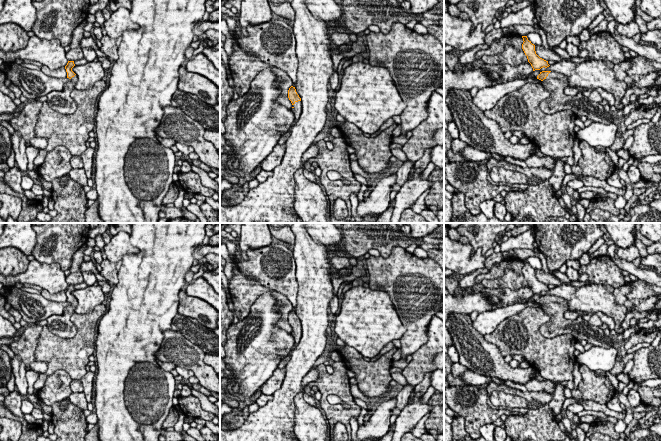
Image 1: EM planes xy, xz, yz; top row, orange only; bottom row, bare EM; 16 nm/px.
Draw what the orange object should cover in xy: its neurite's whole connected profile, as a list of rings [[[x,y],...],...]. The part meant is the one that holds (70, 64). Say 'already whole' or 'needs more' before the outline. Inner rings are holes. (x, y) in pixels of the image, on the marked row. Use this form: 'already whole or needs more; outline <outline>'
needs more; outline [[[68,61],[65,66],[67,78],[70,79],[61,91],[52,91],[47,94],[47,103],[51,109],[63,115],[73,114],[77,109],[76,102],[70,96],[78,81],[77,75],[72,71],[74,61]]]

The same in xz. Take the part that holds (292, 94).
needs more; outline [[[291,86],[288,90],[288,98],[292,103],[292,111],[294,112],[295,121],[299,119],[302,112],[302,102],[301,98],[296,92],[295,87]]]

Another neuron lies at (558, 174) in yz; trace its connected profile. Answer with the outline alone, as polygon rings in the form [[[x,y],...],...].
[[[558,159],[556,161],[555,167],[552,171],[552,176],[548,179],[548,182],[554,192],[558,191],[561,188],[563,179],[565,177],[564,172],[564,162]]]

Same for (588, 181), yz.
[[[577,175],[576,179],[581,180],[584,183],[584,186],[587,187],[603,188],[605,191],[615,193],[618,196],[625,195],[625,189],[612,187],[607,183],[606,180],[600,180],[595,177],[580,176],[580,175]]]

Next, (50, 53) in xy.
[[[37,36],[29,37],[27,46],[18,50],[18,57],[37,61],[51,70],[65,67],[68,63],[66,52],[58,39],[46,40]]]

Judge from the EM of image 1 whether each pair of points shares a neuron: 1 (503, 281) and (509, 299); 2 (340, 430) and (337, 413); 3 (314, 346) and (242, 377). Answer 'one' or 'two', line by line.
1: two
2: two
3: two

